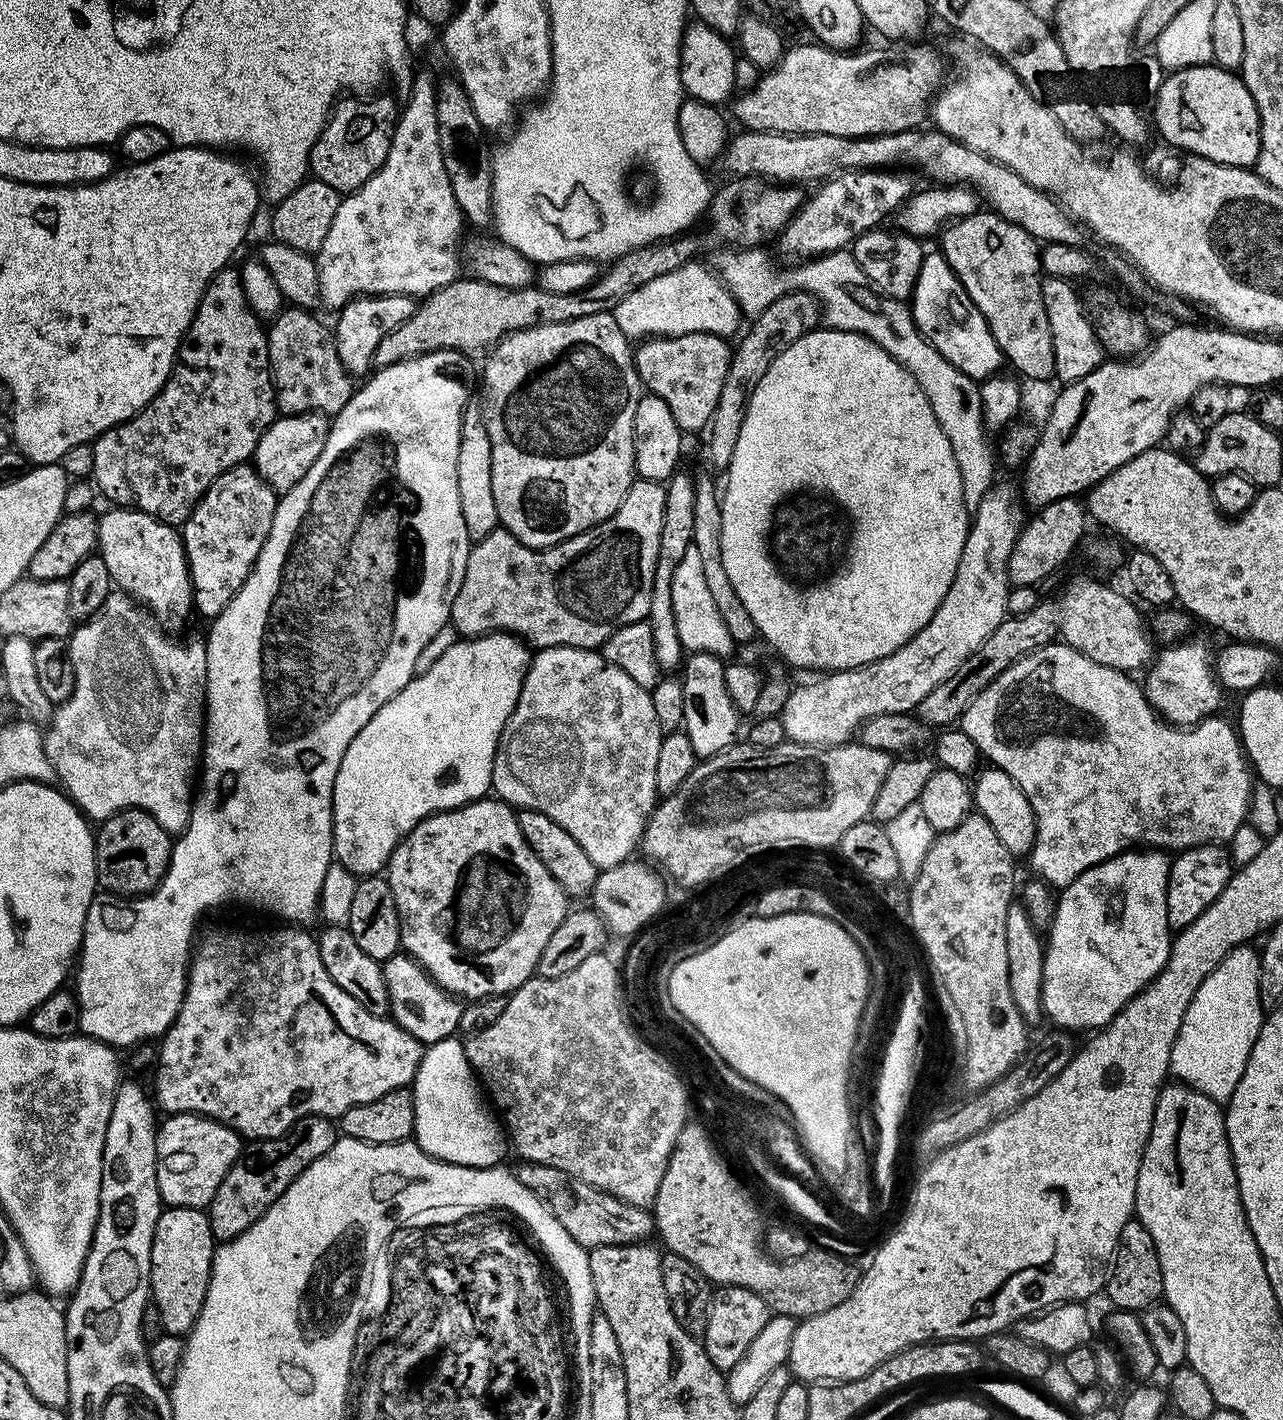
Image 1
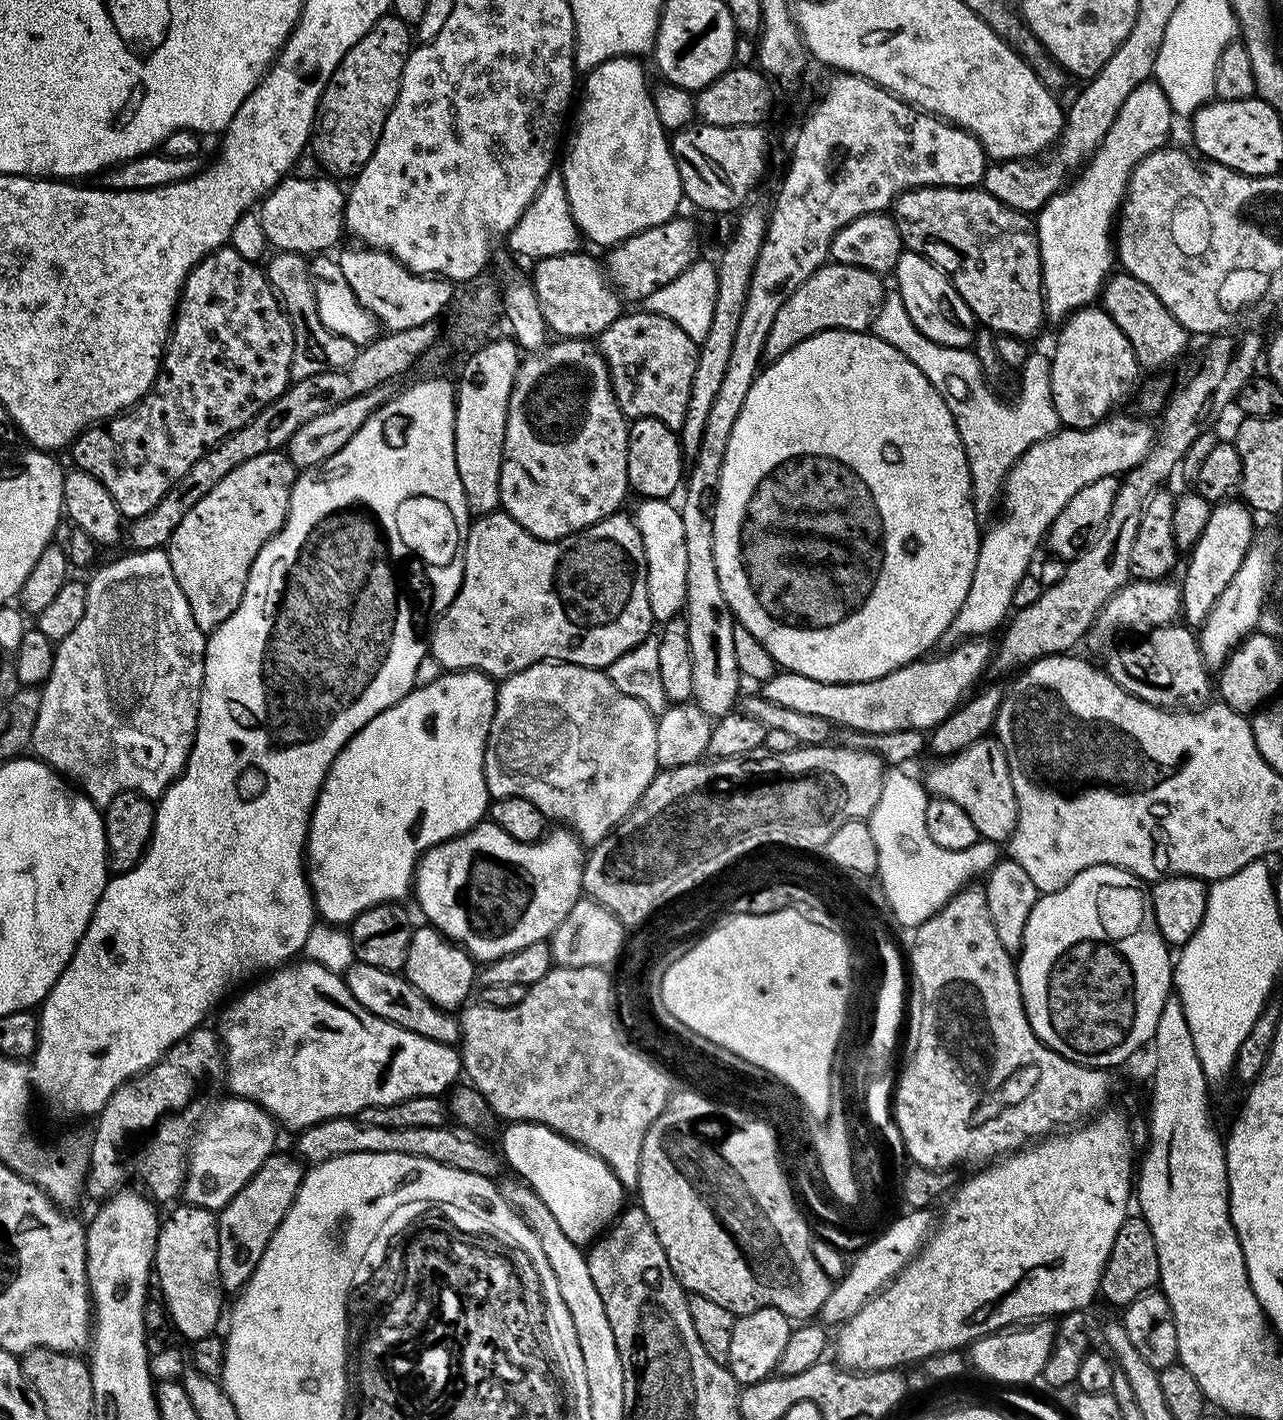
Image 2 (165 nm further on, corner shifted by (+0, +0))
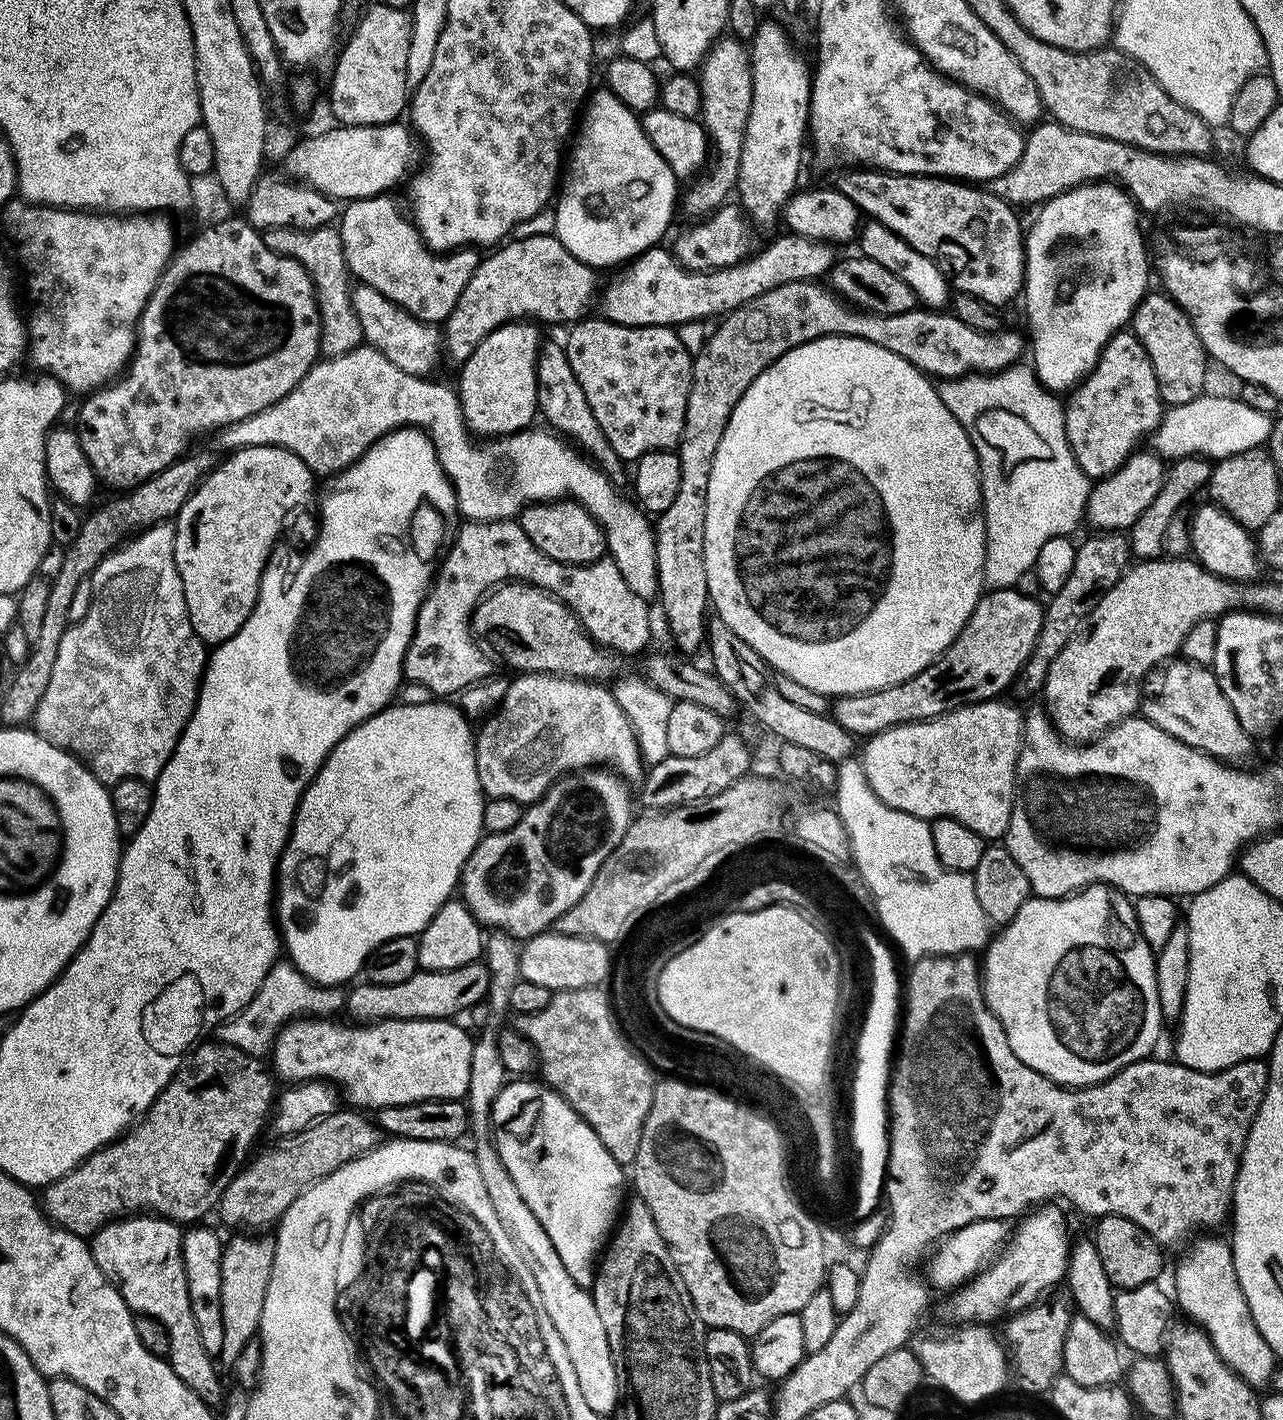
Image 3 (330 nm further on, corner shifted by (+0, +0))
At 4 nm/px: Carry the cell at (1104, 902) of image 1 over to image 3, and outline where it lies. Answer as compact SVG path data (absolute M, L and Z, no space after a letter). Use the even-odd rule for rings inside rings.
M1092 884L1059 900L1030 898L1016 917L993 935L983 956L984 1001L1002 1022L1010 1050L1055 1084L1089 1088L1155 1053L1162 1025L1156 952L1142 938L1135 903L1119 888Z

